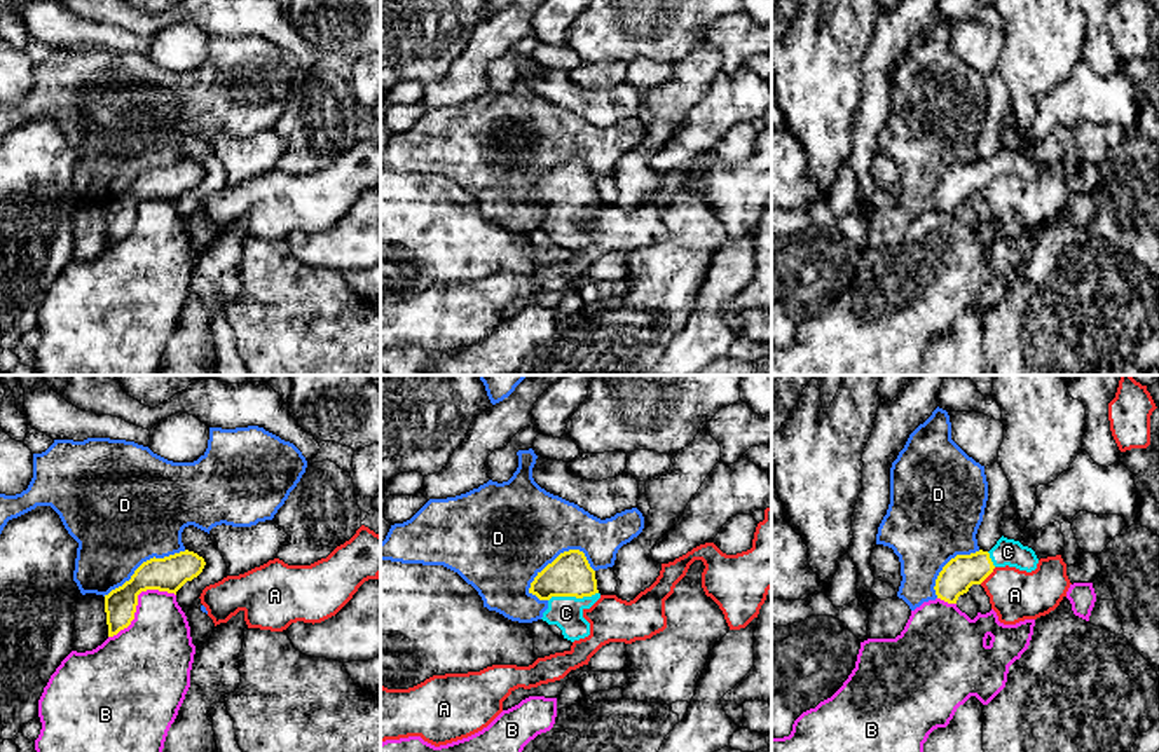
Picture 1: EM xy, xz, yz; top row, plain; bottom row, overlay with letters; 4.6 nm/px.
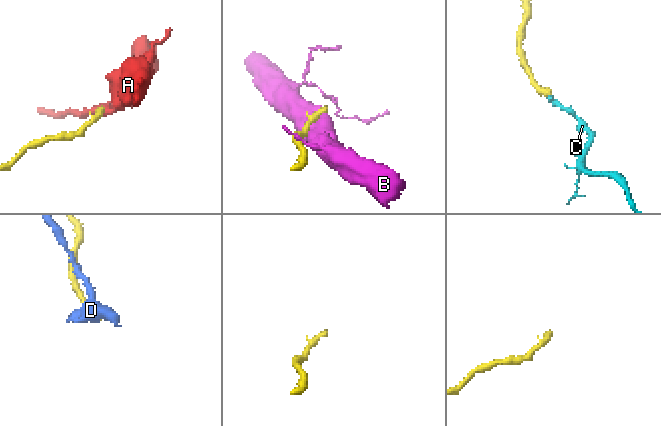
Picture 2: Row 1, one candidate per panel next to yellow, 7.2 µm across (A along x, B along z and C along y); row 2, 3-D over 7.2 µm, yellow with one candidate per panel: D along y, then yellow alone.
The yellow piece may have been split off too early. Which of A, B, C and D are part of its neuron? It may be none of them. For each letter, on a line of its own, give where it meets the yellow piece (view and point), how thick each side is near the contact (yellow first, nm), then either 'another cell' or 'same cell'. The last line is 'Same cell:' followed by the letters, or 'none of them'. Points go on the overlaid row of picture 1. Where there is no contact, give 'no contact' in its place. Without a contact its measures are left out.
A: yz (987, 576) | 160/240 nm | another cell
B: xy (137, 602) | 160/360 nm | another cell
C: xz (573, 595) | 200/150 nm | same cell
D: xz (561, 553) | 200/460 nm | another cell
Same cell: C

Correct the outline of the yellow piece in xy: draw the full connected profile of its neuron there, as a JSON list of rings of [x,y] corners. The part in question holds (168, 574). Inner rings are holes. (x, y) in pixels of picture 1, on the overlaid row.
[[[189,550],[143,562],[129,581],[105,595],[108,637],[131,625],[141,591],[159,590],[176,595],[187,581],[202,572],[204,565],[204,558]]]

